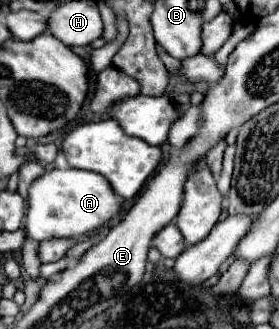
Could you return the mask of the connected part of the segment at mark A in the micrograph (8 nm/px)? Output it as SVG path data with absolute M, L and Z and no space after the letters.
M49 169L29 185L25 229L27 239L47 241L57 237L79 239L107 225L121 209L119 197L111 191L109 181L93 171Z

